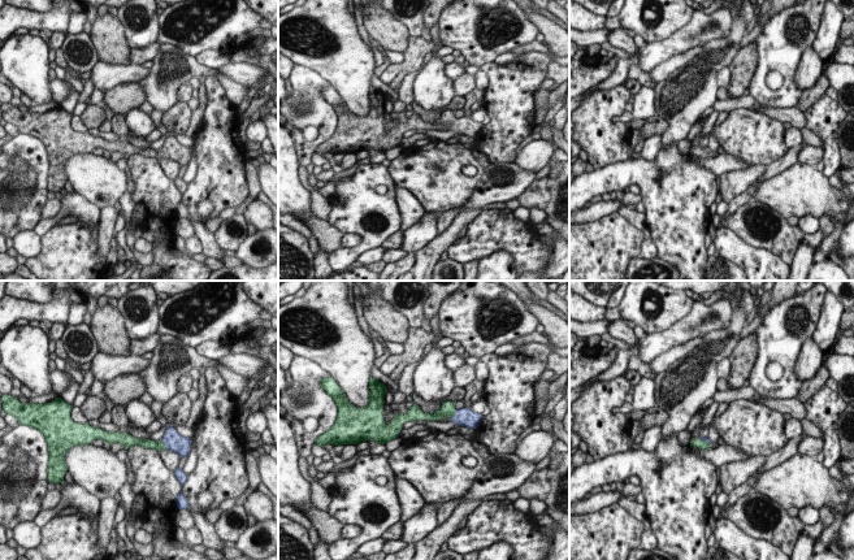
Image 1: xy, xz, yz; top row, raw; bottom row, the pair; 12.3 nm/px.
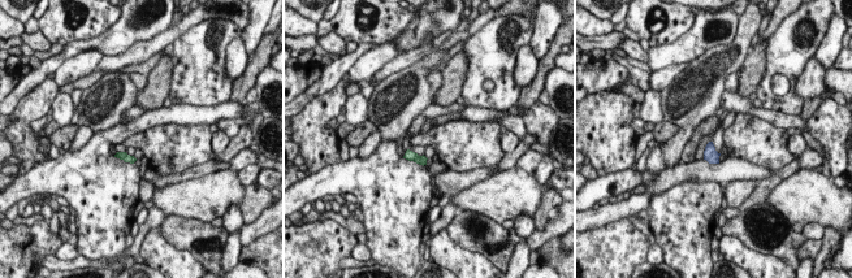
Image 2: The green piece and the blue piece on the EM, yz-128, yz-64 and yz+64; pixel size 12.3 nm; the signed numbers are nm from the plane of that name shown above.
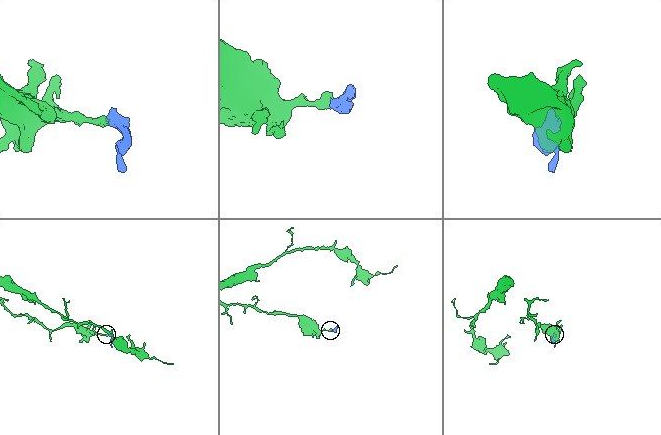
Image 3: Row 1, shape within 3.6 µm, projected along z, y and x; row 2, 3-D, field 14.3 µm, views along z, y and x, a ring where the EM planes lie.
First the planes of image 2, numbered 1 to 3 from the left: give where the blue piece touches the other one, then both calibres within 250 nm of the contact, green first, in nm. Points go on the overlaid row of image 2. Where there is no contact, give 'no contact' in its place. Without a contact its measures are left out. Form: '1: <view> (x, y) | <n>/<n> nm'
1: no contact
2: no contact
3: no contact

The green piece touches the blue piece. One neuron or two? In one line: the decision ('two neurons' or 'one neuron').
one neuron

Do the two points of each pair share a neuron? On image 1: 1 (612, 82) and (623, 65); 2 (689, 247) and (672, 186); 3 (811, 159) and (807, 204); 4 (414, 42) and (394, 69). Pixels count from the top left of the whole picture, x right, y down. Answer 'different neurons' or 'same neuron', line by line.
1: same neuron
2: same neuron
3: different neurons
4: same neuron

